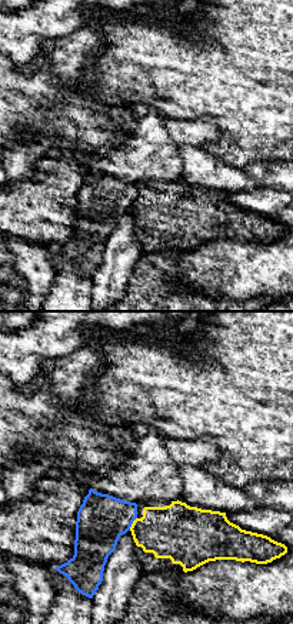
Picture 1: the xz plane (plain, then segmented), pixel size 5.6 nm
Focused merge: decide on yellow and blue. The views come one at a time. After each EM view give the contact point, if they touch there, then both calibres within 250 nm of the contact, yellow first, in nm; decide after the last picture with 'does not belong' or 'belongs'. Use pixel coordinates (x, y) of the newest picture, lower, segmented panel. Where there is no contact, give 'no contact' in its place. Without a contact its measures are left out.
meets yellow at (133, 523); 320 nm thick on the yellow side, 280 nm on the other

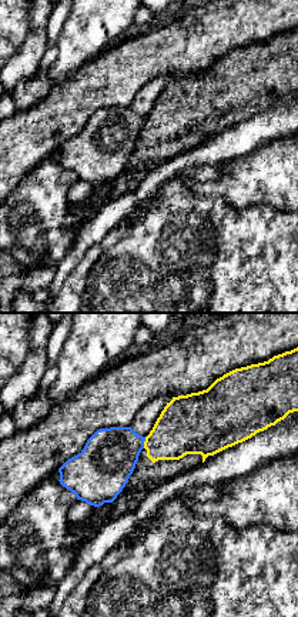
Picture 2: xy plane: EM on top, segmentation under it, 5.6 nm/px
meets yellow at (144, 443); 300 nm thick on the yellow side, 300 nm on the other

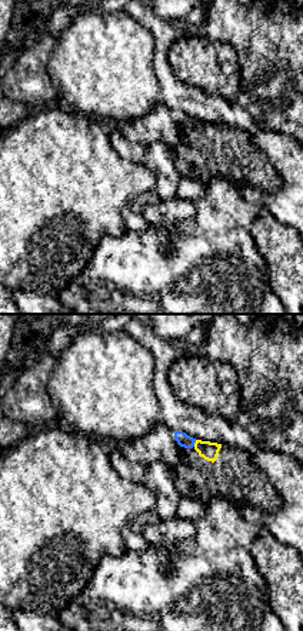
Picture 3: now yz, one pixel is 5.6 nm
meets yellow at (195, 443); 100 nm thick on the yellow side, 80 nm on the other

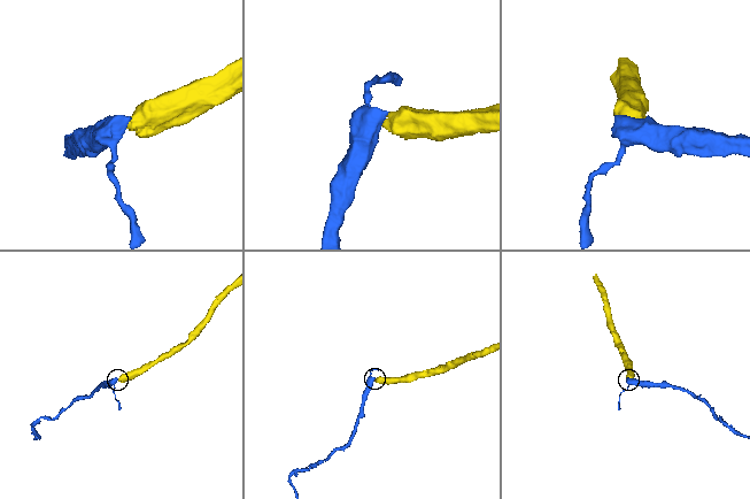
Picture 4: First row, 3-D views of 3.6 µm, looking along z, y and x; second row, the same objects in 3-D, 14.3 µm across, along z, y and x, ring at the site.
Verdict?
does not belong

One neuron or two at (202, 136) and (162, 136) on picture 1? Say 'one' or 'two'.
two

